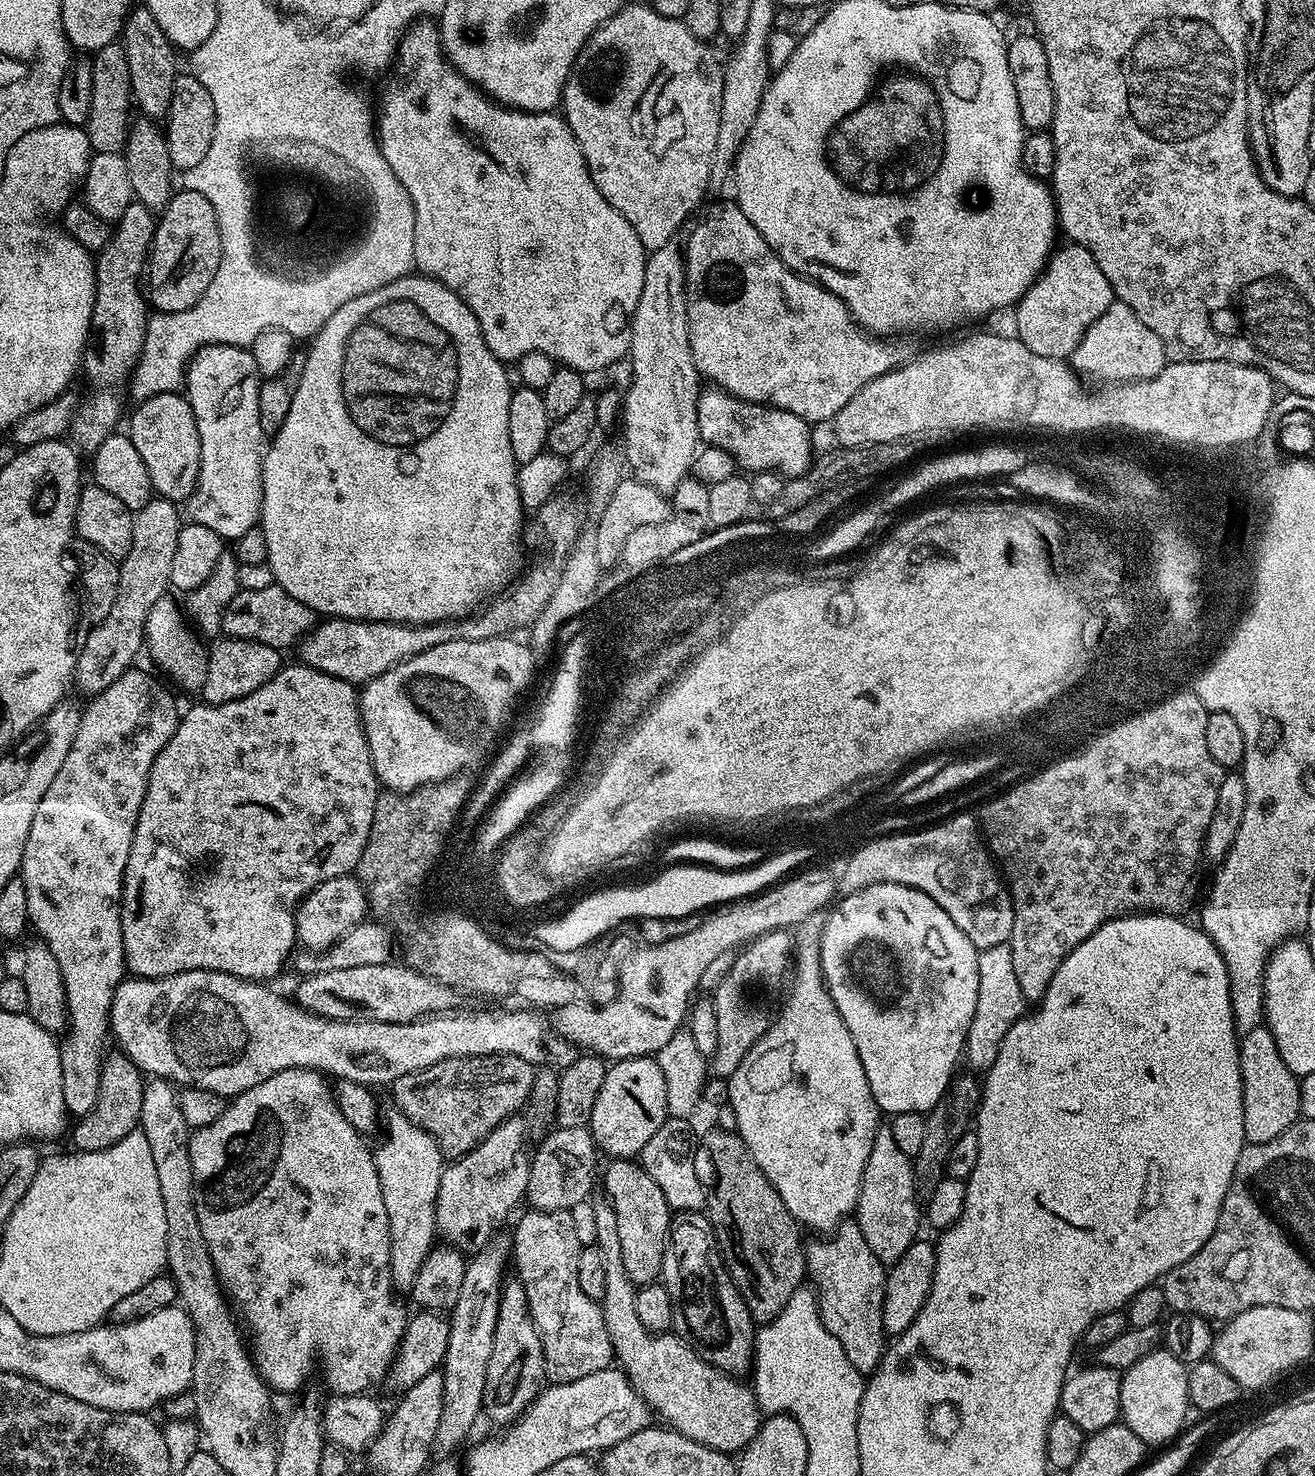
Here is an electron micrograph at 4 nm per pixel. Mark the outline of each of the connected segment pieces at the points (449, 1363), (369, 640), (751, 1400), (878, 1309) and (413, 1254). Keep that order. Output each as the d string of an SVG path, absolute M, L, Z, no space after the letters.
M496 1234L488 1241L482 1251L475 1253L465 1263L462 1274L462 1286L458 1289L458 1302L454 1302L450 1313L450 1342L446 1346L446 1354L442 1371L444 1374L444 1405L442 1418L436 1431L435 1451L440 1454L452 1454L452 1451L467 1438L476 1424L476 1419L482 1416L484 1407L484 1387L486 1386L486 1366L490 1366L490 1350L494 1350L494 1326L498 1322L498 1302L500 1289L506 1279L504 1263L510 1260L510 1240L507 1235Z
M540 560L524 577L520 584L513 583L499 594L491 597L486 606L465 616L455 623L443 624L392 624L388 620L342 620L328 618L300 641L299 659L322 674L342 678L346 682L363 686L369 680L386 674L395 664L406 662L442 642L451 640L485 640L495 636L516 634L519 628L527 629L542 614L546 602L554 594L560 582L561 565L552 560Z
M600 1198L595 1201L594 1223L594 1234L596 1235L594 1247L602 1254L602 1266L606 1270L606 1294L602 1301L606 1334L610 1334L612 1354L620 1371L628 1375L632 1388L648 1403L649 1408L659 1419L660 1416L664 1419L661 1421L673 1432L681 1432L686 1438L699 1444L707 1444L708 1447L719 1452L739 1453L756 1437L756 1431L760 1429L762 1423L762 1409L751 1387L743 1379L730 1376L720 1368L710 1366L710 1362L702 1359L685 1340L681 1340L671 1331L651 1332L646 1330L646 1326L642 1326L642 1322L638 1322L638 1314L634 1311L637 1285L633 1284L632 1279L626 1274L626 1268L622 1266L622 1246L618 1242L618 1222L612 1205L607 1199Z
M845 1222L831 1234L807 1245L804 1267L826 1330L838 1338L854 1370L861 1374L875 1372L886 1347L886 1333L882 1326L886 1265L873 1254L870 1246L866 1246L866 1238L862 1238L859 1226Z
M392 1110L386 1118L386 1134L373 1151L378 1178L381 1183L382 1200L385 1203L386 1216L389 1219L390 1231L390 1264L393 1285L404 1290L411 1289L422 1262L429 1256L436 1239L436 1200L438 1186L441 1185L441 1174L445 1159L440 1147L432 1136L420 1127L414 1126L399 1110Z

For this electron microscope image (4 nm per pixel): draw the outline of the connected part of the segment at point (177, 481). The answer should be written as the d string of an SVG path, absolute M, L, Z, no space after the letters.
M163 392L154 398L146 398L135 405L132 417L128 420L126 434L134 442L146 470L150 474L152 491L157 497L173 502L186 502L200 480L200 463L202 462L202 442L200 441L200 424L196 421L196 408L187 395L180 392Z

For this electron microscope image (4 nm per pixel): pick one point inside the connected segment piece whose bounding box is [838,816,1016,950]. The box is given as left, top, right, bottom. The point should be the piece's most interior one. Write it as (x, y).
(950, 862)

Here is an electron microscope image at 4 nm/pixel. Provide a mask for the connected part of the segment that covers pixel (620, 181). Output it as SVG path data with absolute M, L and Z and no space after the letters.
M625 3L616 15L611 16L602 27L594 30L594 34L588 37L584 49L576 55L570 74L564 83L562 115L582 150L582 158L586 158L590 178L594 178L594 186L598 186L602 198L606 198L606 202L610 202L610 206L614 206L614 210L618 210L618 214L622 214L622 218L626 218L626 222L630 222L630 226L634 226L634 234L638 234L638 242L642 242L645 253L650 253L677 239L676 231L684 223L686 223L685 225L689 223L688 215L696 207L698 207L697 209L701 207L700 199L710 192L711 158L714 157L714 148L717 145L724 70L721 61L716 61L715 54L708 49L711 47L705 41L694 38L694 34L690 34L690 30L686 30L683 19L675 16L663 16L658 14L655 8L647 3L644 4Z

